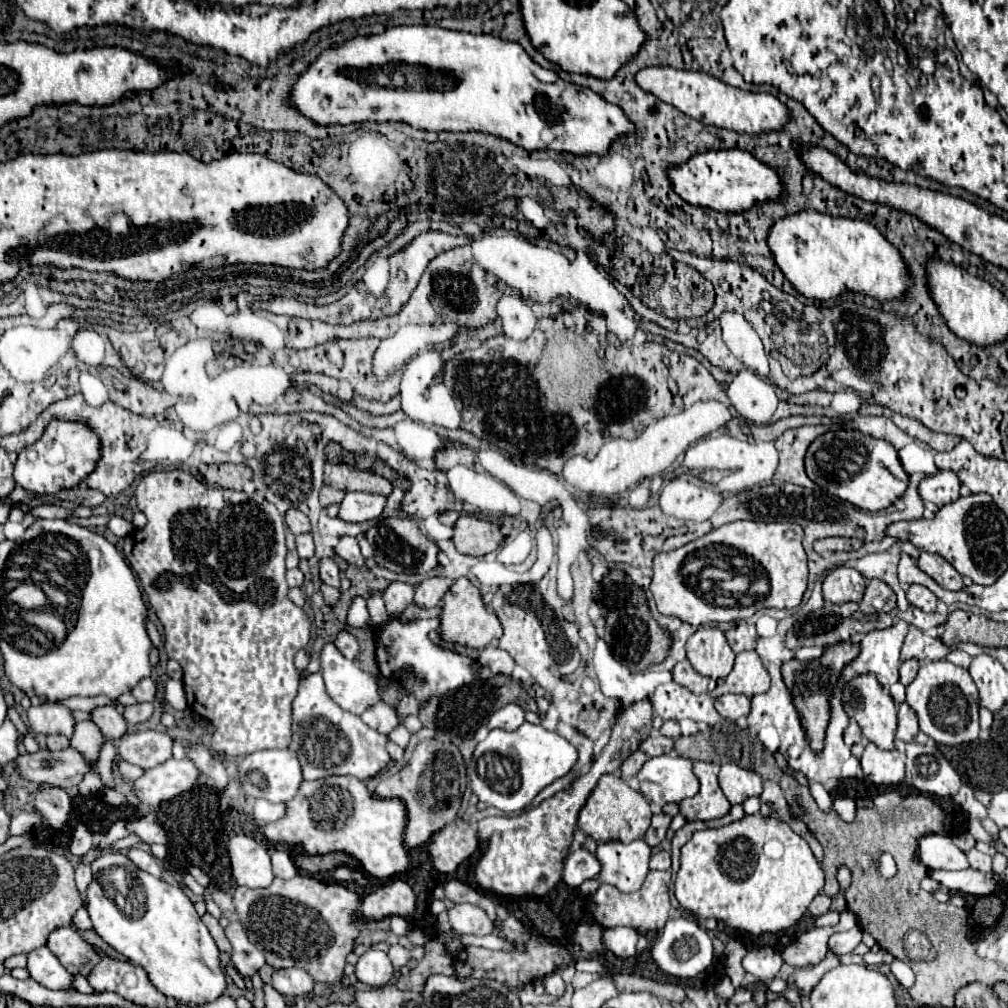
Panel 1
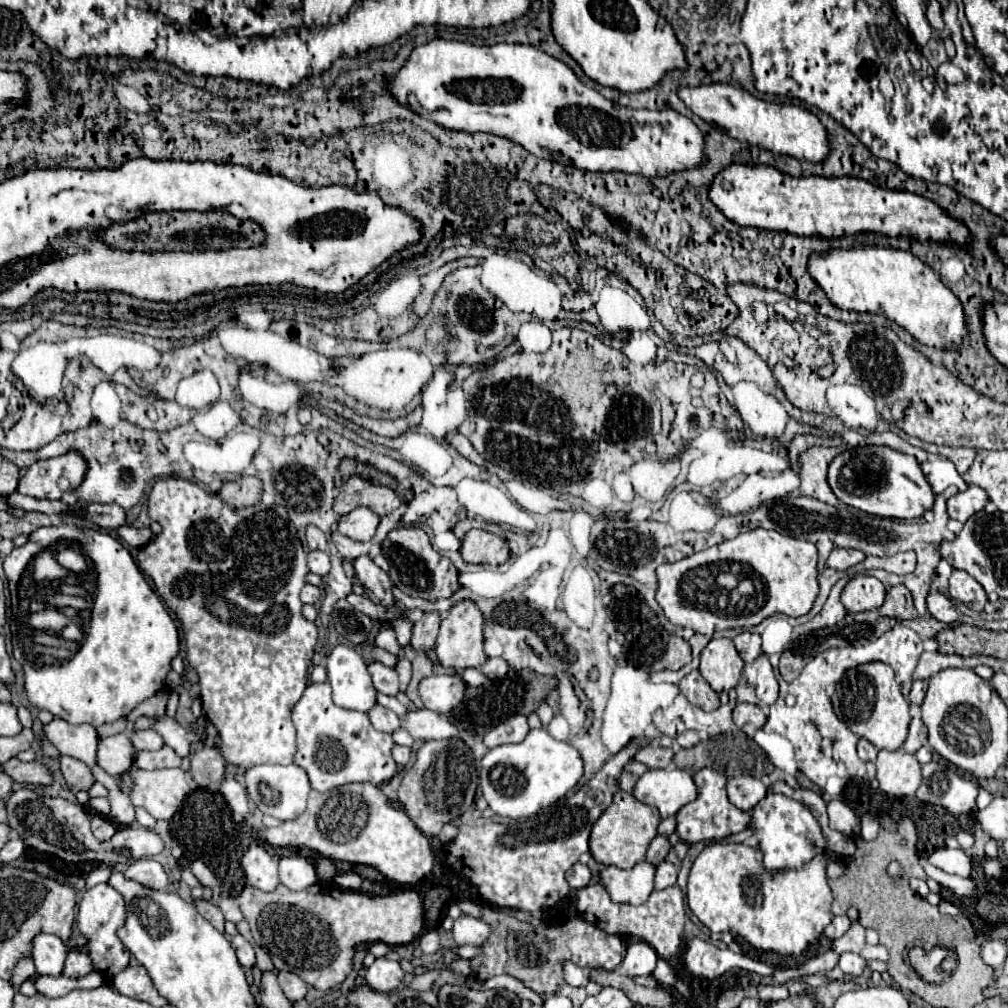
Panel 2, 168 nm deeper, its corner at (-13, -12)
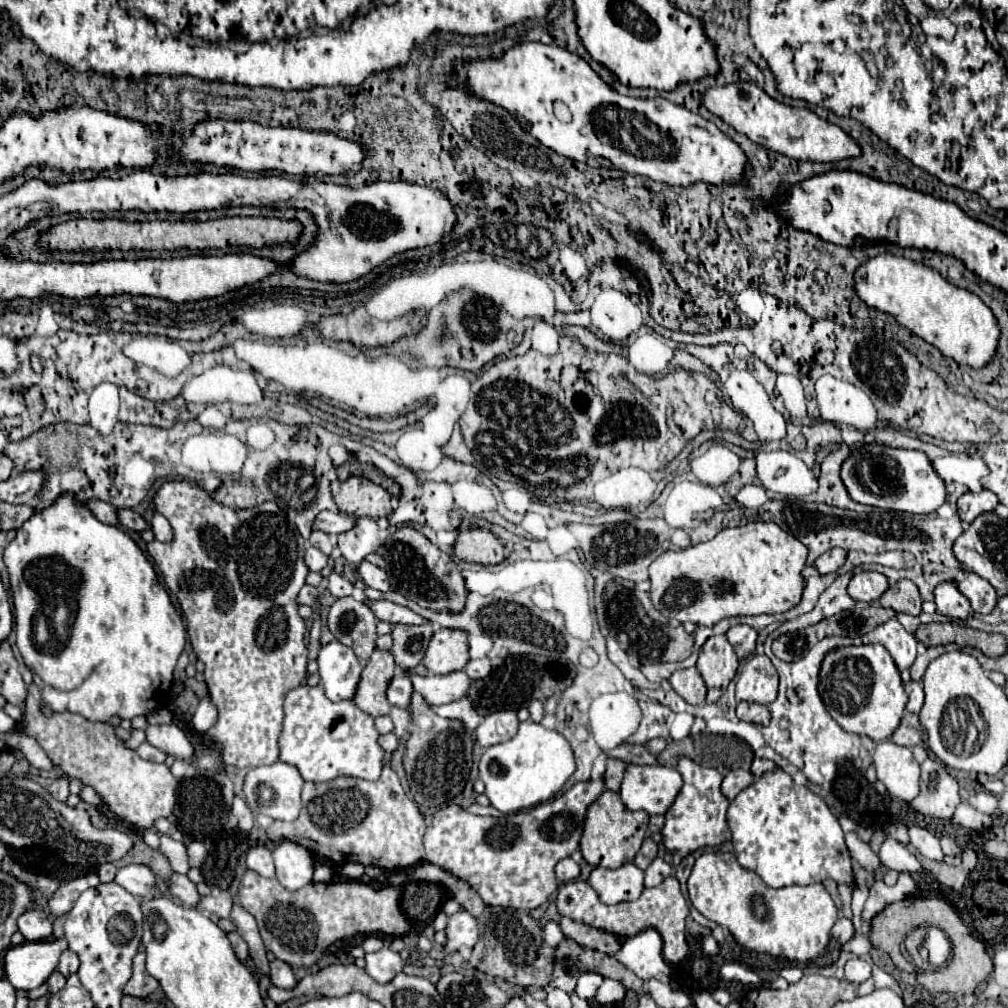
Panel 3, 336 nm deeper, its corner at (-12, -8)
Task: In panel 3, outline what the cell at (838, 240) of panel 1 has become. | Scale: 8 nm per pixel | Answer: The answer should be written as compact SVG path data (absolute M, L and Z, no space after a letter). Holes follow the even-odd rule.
M880 253L854 271L854 291L868 305L892 315L914 335L922 337L946 357L970 367L984 367L998 345L998 325L992 311L974 293L950 285L936 269L892 253Z

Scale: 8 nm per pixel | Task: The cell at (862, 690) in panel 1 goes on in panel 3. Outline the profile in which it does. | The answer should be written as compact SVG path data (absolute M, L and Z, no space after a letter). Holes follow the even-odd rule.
M882 645L842 647L828 653L820 669L818 691L828 713L844 731L866 735L872 741L890 739L898 729L908 703L896 663Z

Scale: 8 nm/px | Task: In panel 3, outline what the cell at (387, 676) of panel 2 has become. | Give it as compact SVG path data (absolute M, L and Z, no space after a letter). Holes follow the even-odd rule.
M394 675L394 679L390 679L390 687L386 689L388 701L396 707L408 707L410 703L410 695L412 695L412 683L406 675Z

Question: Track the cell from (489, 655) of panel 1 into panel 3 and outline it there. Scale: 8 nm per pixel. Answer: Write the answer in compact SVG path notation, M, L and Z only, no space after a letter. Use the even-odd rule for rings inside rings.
M482 657L482 659L474 659L470 661L464 671L472 677L472 679L484 679L490 671L492 671L492 661L488 657Z

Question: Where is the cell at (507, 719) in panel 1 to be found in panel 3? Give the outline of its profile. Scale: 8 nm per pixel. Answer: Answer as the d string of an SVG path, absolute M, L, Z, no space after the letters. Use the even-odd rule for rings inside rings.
M496 711L490 713L476 729L476 741L482 747L490 747L502 741L512 739L518 733L518 717L516 711Z

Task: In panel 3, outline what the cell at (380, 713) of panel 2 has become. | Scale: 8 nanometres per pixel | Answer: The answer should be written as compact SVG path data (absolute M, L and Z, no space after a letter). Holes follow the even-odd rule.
M374 649L370 663L362 671L362 679L354 703L372 717L388 715L390 703L386 699L386 687L394 673L396 673L396 663L390 651Z

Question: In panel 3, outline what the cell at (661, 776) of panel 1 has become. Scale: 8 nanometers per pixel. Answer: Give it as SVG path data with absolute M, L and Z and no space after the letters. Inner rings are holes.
M628 765L620 787L620 797L630 811L644 809L650 815L664 815L682 789L682 775L674 767L664 765Z

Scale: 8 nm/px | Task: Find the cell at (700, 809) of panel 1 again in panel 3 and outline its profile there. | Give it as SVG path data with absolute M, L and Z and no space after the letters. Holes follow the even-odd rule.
M682 757L676 769L684 779L684 787L666 813L666 823L662 827L662 841L666 849L686 857L700 847L714 847L722 841L730 841L730 827L726 823L730 801L720 793L720 783L724 777L716 769L702 767L688 757Z

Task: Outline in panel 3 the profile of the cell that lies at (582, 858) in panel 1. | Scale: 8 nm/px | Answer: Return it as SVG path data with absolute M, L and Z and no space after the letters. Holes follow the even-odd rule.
M570 857L562 859L562 861L556 865L554 871L556 871L556 877L558 877L560 883L564 883L564 881L574 881L574 879L580 875L578 863L574 863Z

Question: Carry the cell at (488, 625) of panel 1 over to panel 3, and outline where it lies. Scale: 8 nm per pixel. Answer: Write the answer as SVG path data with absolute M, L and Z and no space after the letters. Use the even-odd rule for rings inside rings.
M442 627L438 633L432 635L424 665L430 673L452 673L464 669L470 661L470 647L468 647L468 633L462 629L448 629Z

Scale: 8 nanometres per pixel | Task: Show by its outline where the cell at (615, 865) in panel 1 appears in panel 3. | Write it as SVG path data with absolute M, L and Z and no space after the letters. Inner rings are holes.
M624 863L618 869L594 867L588 883L596 889L602 903L616 905L640 897L644 891L644 871L634 863Z

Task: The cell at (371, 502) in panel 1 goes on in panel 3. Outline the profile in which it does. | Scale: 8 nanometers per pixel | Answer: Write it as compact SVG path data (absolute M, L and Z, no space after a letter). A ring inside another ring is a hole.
M322 511L318 517L316 517L316 523L314 523L314 529L320 529L328 535L338 535L338 533L344 533L344 531L350 531L350 527L354 527L356 519L350 517L350 515L344 515L344 513L332 513L332 511Z

